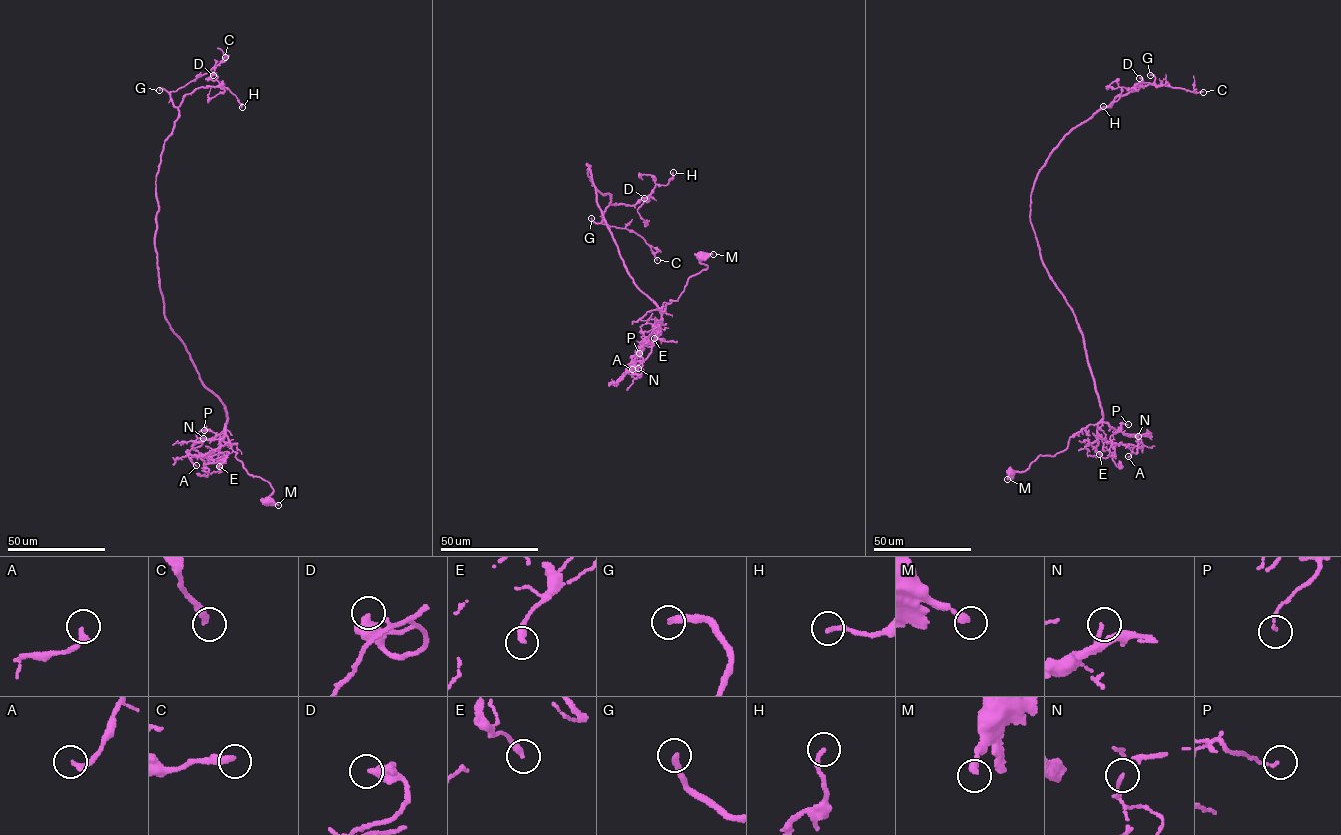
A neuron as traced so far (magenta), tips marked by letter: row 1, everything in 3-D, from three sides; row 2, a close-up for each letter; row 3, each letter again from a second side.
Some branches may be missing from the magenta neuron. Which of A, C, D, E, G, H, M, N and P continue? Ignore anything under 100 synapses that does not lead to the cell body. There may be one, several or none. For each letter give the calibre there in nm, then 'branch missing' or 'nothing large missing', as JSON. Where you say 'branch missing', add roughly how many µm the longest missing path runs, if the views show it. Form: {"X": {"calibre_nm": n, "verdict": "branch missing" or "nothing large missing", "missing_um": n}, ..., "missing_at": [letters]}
{"A": {"calibre_nm": 200, "verdict": "nothing large missing"}, "C": {"calibre_nm": 320, "verdict": "nothing large missing"}, "D": {"calibre_nm": 480, "verdict": "nothing large missing"}, "E": {"calibre_nm": 280, "verdict": "nothing large missing"}, "G": {"calibre_nm": 280, "verdict": "branch missing", "missing_um": 100}, "H": {"calibre_nm": 200, "verdict": "nothing large missing"}, "M": {"calibre_nm": 300, "verdict": "nothing large missing"}, "N": {"calibre_nm": 140, "verdict": "nothing large missing"}, "P": {"calibre_nm": 90, "verdict": "nothing large missing"}, "missing_at": ["G"]}

